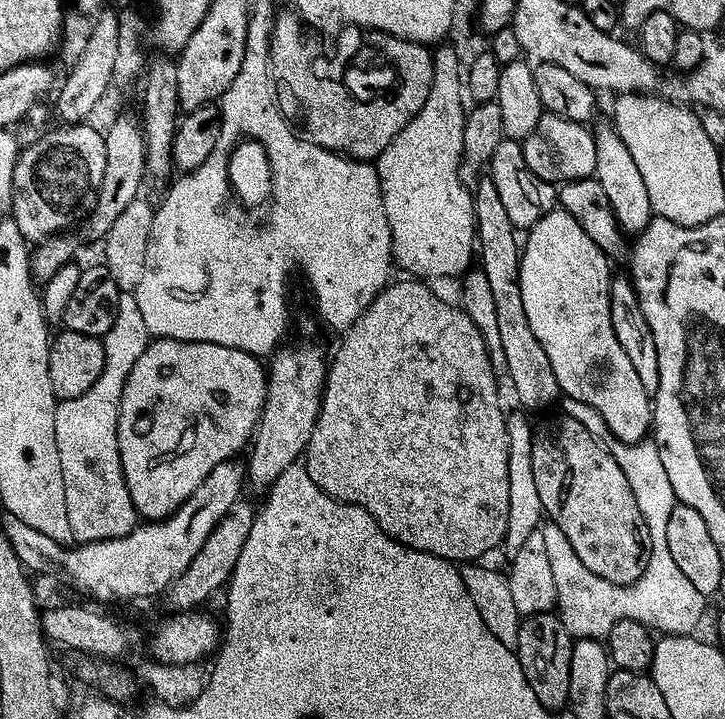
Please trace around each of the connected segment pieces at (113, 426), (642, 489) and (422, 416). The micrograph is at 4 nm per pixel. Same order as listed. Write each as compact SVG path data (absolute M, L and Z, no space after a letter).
M121 295L114 326L108 331L107 336L103 337L103 342L106 350L106 370L102 372L102 378L96 383L94 390L90 390L90 394L78 399L61 401L56 418L56 436L64 474L68 517L74 539L81 545L125 538L140 524L139 512L134 506L128 483L125 480L120 450L122 394L126 390L126 382L130 382L132 368L138 366L138 358L142 358L142 354L146 354L150 343L146 321L142 318L142 310L138 310L135 295Z
M563 399L561 406L567 419L583 428L592 439L599 440L602 444L604 442L603 447L611 456L612 464L622 474L622 480L630 486L634 506L638 506L642 526L646 526L648 561L642 574L642 582L638 582L633 592L616 589L613 584L606 582L606 578L594 574L594 570L590 570L586 562L582 562L578 550L574 550L574 542L570 542L566 530L562 530L562 526L558 526L552 516L541 515L538 531L542 534L542 546L546 549L546 563L550 565L550 587L556 591L555 607L560 621L572 634L604 634L616 620L624 617L640 620L646 626L657 624L660 628L698 627L700 620L705 619L705 597L692 590L686 578L678 574L678 566L674 566L674 558L670 558L670 550L666 547L666 520L674 497L657 444L651 441L628 446L610 435L603 419L593 409L569 399Z
M412 278L405 281L405 284L389 283L382 295L368 307L366 314L362 314L362 318L341 339L343 342L328 369L324 405L320 407L320 417L308 443L306 467L310 478L314 478L323 492L332 493L340 499L356 501L357 505L366 510L366 514L370 514L370 518L374 518L374 522L378 522L378 526L382 526L385 534L399 544L425 552L439 560L472 560L483 552L497 551L506 536L510 507L506 433L508 416L504 414L500 398L500 380L495 371L472 372L472 360L476 360L476 356L472 356L472 340L468 340L468 332L464 332L464 328L460 328L456 320L448 320L444 312L436 312L436 308L428 304L428 294L432 288L427 283L417 282Z

